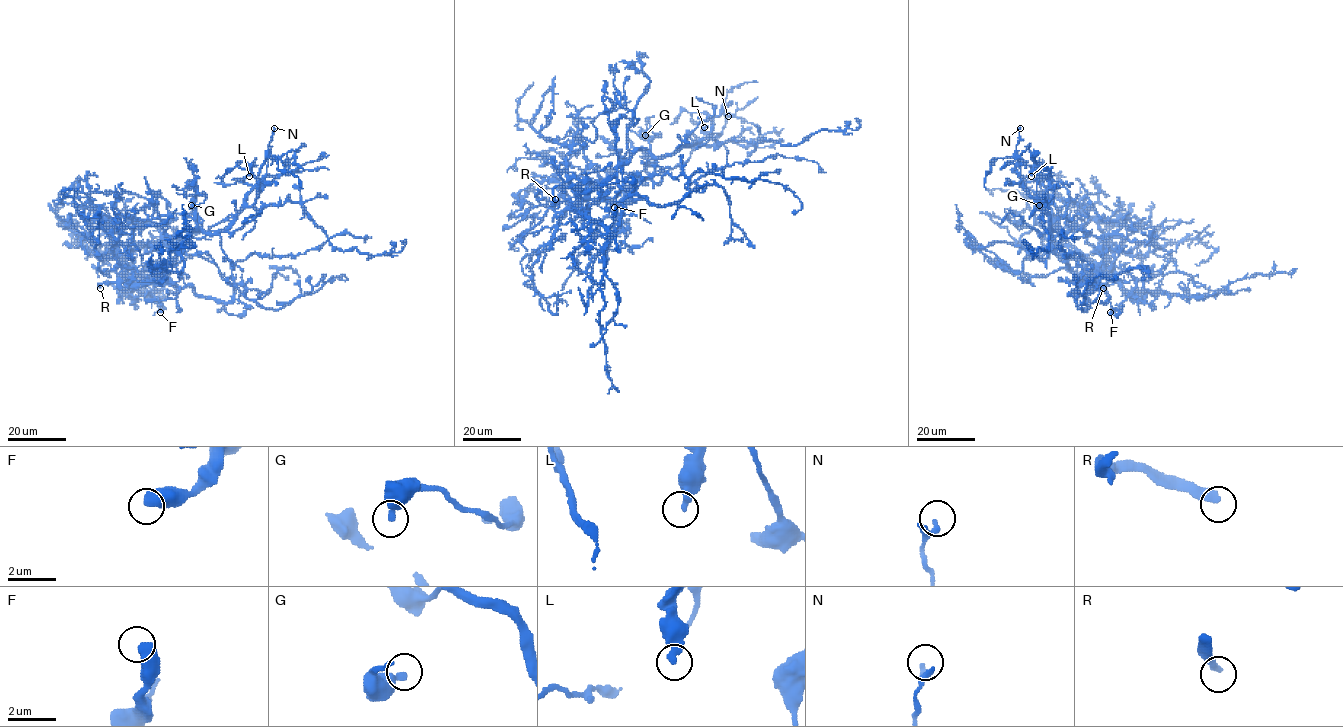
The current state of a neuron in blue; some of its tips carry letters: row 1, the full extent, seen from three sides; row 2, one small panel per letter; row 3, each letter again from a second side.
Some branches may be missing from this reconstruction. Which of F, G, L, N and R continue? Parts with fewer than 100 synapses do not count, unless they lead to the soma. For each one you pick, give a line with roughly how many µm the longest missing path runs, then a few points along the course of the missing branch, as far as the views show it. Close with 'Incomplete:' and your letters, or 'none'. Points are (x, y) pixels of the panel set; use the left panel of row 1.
R: about 80 µm are missing
Incomplete: R

